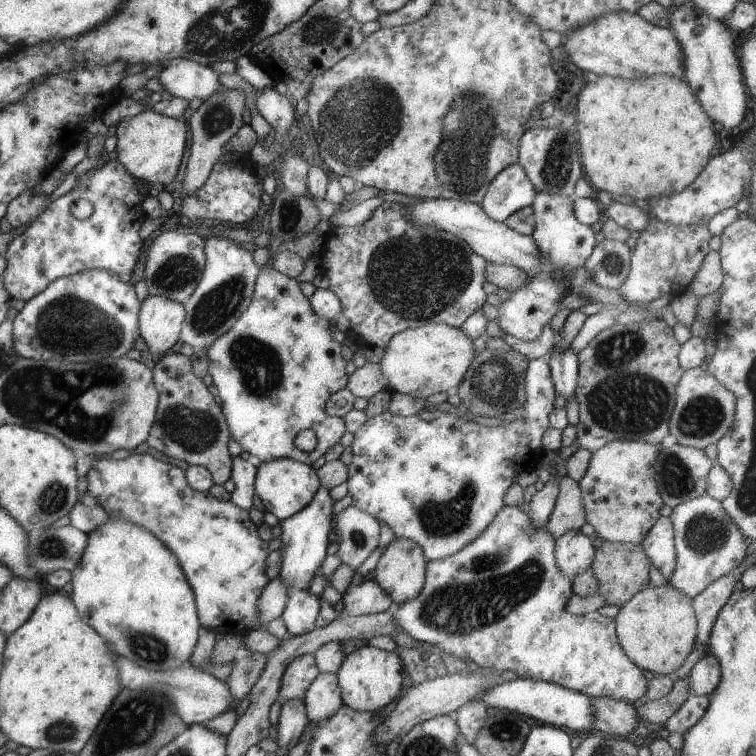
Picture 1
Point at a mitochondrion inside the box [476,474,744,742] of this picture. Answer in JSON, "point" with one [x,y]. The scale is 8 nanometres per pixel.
{"point":[706,533]}

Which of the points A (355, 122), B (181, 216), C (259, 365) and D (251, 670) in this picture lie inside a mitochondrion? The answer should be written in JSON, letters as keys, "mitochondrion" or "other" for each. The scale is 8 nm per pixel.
{"A":"mitochondrion","B":"other","C":"mitochondrion","D":"mitochondrion"}

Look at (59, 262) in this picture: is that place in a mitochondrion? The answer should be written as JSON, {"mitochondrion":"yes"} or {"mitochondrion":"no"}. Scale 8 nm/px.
{"mitochondrion":"no"}

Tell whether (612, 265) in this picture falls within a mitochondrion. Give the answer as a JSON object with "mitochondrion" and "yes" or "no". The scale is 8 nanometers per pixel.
{"mitochondrion":"yes"}

